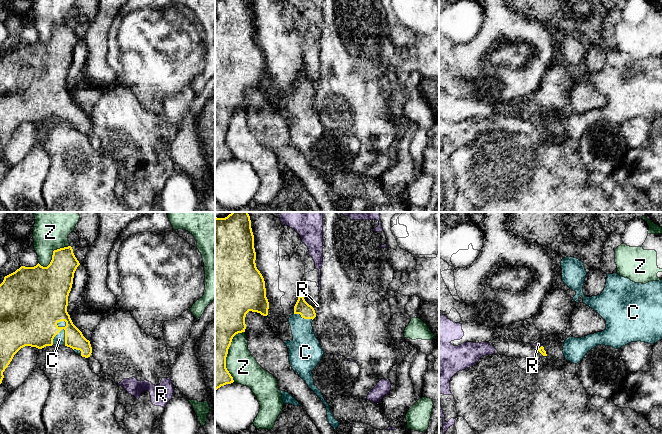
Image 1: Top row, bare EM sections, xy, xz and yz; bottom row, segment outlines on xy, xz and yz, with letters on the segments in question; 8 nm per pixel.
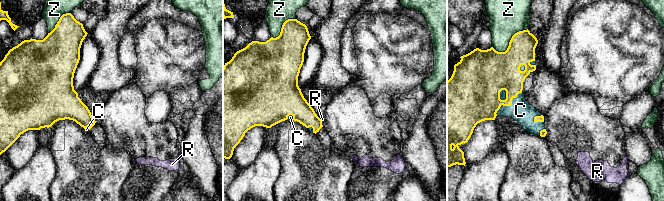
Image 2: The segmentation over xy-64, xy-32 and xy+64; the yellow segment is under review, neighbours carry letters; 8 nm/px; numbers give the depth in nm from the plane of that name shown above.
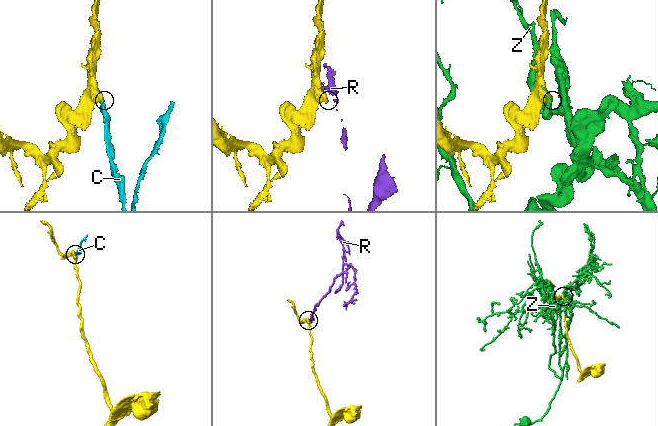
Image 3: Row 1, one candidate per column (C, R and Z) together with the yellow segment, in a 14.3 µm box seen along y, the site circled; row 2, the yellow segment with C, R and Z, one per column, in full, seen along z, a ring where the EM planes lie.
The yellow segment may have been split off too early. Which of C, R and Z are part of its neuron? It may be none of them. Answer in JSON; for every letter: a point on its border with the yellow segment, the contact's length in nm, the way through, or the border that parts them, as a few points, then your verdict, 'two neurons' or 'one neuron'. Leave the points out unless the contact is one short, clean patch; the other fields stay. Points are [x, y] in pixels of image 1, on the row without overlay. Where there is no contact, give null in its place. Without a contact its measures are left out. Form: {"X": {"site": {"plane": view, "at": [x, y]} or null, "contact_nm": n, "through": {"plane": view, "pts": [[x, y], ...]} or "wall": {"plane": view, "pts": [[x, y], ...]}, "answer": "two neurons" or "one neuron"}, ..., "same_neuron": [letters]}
{"C": {"site": {"plane": "xy", "at": [59, 107]}, "contact_nm": 220, "answer": "one neuron"}, "R": {"site": {"plane": "xz", "at": [314, 87]}, "contact_nm": 50, "wall": {"plane": "xz", "pts": [[313, 84], [315, 89]]}, "answer": "two neurons"}, "Z": {"site": {"plane": "xy", "at": [52, 31]}, "contact_nm": 300, "answer": "two neurons"}, "same_neuron": ["C"]}

